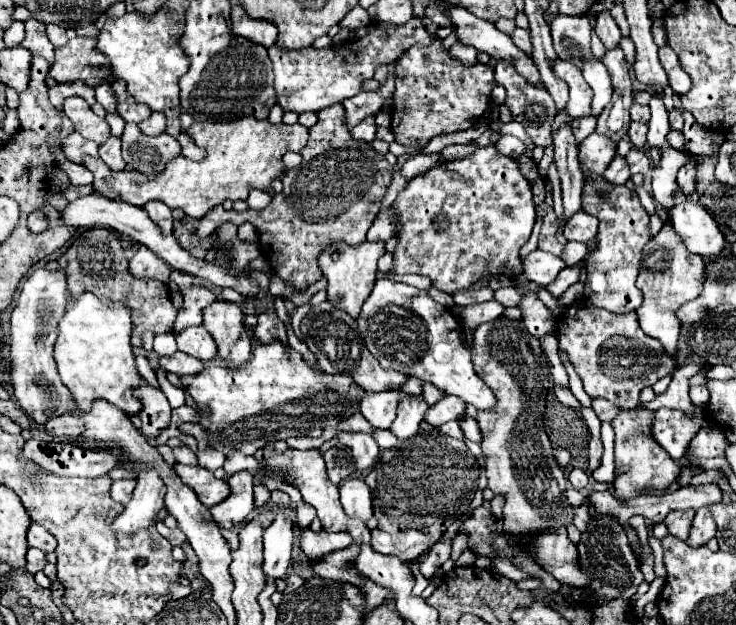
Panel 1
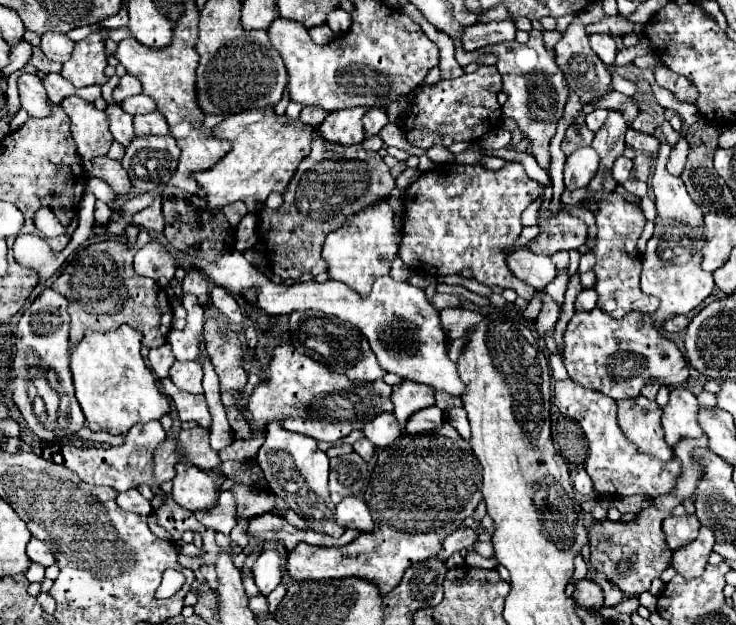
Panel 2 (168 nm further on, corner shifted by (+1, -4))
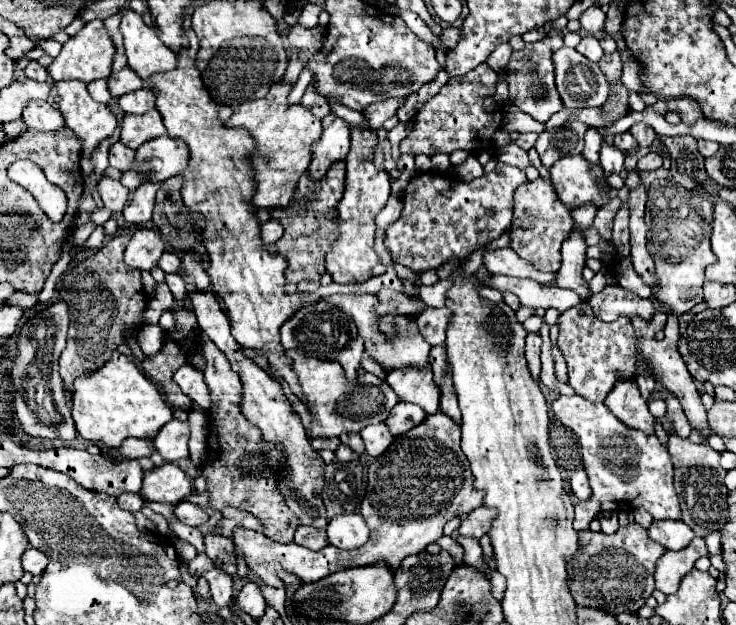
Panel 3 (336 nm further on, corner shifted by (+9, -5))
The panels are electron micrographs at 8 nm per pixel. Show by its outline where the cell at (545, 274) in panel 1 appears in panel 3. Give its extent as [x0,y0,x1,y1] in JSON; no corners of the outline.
[484,248,554,284]

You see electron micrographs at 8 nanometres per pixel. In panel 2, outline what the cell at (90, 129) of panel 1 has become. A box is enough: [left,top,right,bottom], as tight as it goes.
[62,95,112,159]

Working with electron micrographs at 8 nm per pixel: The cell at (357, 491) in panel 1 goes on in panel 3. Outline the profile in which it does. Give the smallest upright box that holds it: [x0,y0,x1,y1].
[328,512,370,550]

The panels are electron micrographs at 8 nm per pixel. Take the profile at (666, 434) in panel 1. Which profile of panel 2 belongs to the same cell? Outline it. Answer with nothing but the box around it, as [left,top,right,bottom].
[662,389,704,445]

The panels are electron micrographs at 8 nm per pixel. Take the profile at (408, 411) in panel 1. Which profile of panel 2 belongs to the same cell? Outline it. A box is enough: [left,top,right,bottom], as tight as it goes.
[392,379,436,429]

